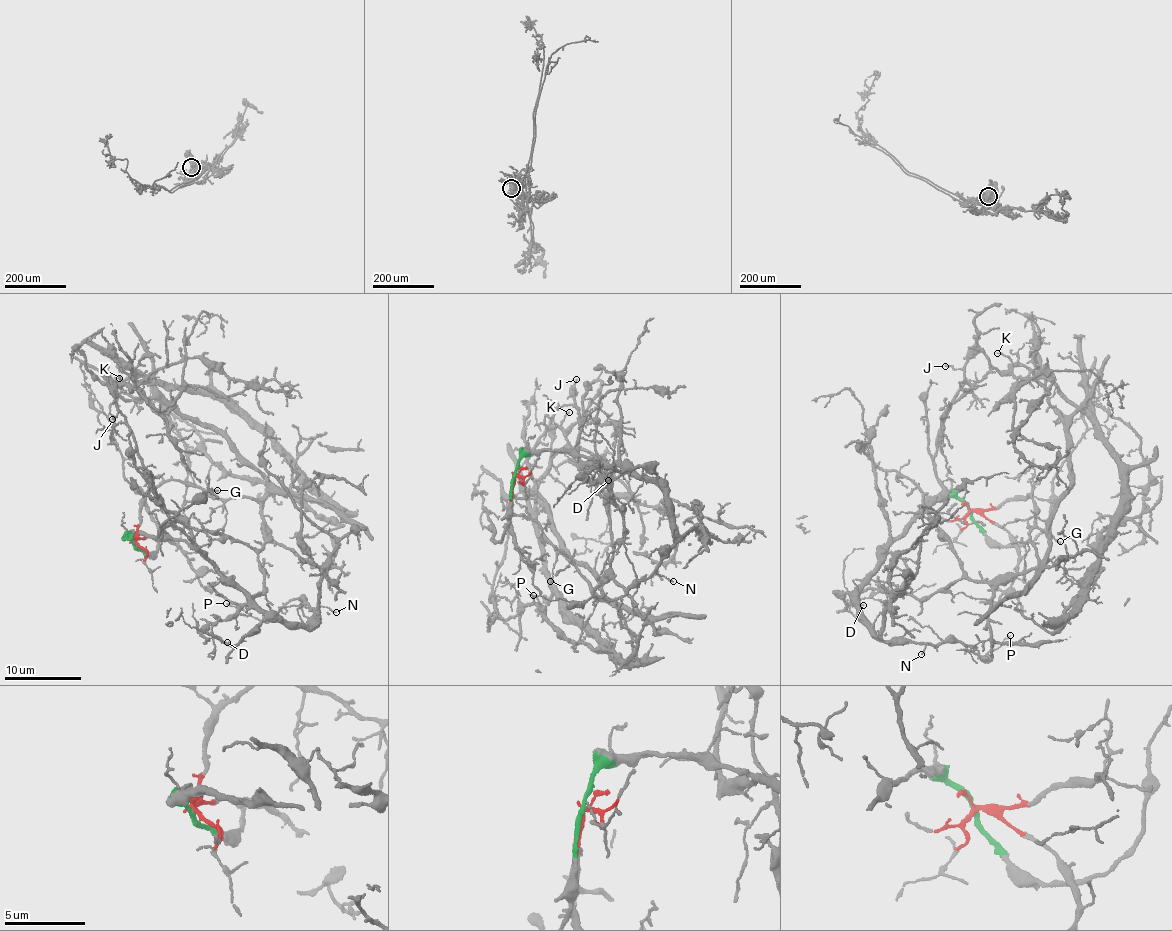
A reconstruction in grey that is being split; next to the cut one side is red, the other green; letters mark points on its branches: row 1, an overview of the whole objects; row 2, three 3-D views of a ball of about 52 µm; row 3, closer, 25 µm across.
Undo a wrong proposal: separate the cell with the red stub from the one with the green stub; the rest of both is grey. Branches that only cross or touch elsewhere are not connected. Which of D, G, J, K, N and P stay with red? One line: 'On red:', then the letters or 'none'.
On red: G, K

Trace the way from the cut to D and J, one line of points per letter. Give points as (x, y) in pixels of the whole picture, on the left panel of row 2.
D: (133, 541), (128, 538), (142, 534), (197, 545), (219, 572), (247, 590), (263, 617), (235, 644), (228, 642)
J: (133, 541), (128, 538), (142, 534), (192, 540), (177, 514), (156, 497), (153, 478), (124, 415), (112, 419)

